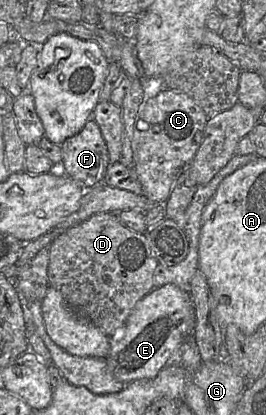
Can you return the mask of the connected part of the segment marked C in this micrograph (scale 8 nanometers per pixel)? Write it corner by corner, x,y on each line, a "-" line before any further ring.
162,89
139,107
132,139
134,168
143,194
154,203
165,203
181,173
191,164
201,142
208,117
186,93

